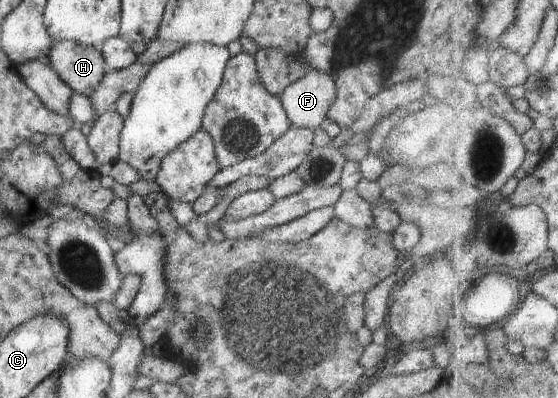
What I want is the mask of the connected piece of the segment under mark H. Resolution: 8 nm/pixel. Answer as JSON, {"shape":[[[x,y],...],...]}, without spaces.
{"shape":[[[54,40],[46,58],[66,85],[86,97],[94,93],[108,71],[101,51],[74,41]]]}

